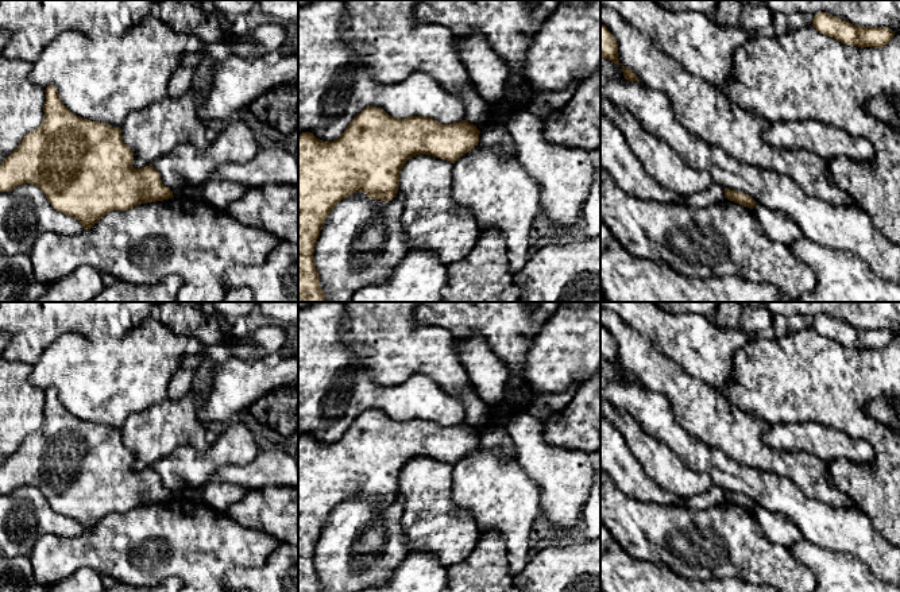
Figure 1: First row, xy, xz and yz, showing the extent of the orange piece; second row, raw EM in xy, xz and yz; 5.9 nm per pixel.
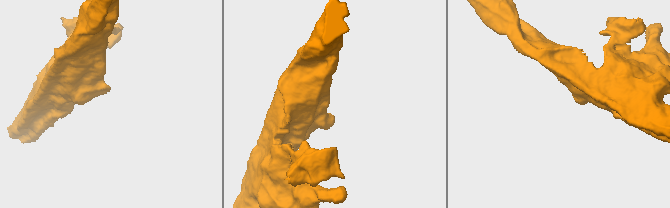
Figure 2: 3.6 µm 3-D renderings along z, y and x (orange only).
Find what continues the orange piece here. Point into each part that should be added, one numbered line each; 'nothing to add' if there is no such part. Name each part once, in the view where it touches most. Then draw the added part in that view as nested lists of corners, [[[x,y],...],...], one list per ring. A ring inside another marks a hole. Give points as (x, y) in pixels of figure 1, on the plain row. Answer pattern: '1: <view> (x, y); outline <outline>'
nothing to add

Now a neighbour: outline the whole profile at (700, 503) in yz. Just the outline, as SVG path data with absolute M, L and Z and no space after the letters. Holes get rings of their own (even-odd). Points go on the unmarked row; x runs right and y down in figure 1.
M712 485L708 492L681 499L677 506L685 507L698 515L704 515L712 506L725 500L725 491Z

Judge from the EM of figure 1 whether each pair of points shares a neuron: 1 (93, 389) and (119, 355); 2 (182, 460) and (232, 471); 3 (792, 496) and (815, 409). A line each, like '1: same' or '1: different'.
1: same
2: different
3: different

